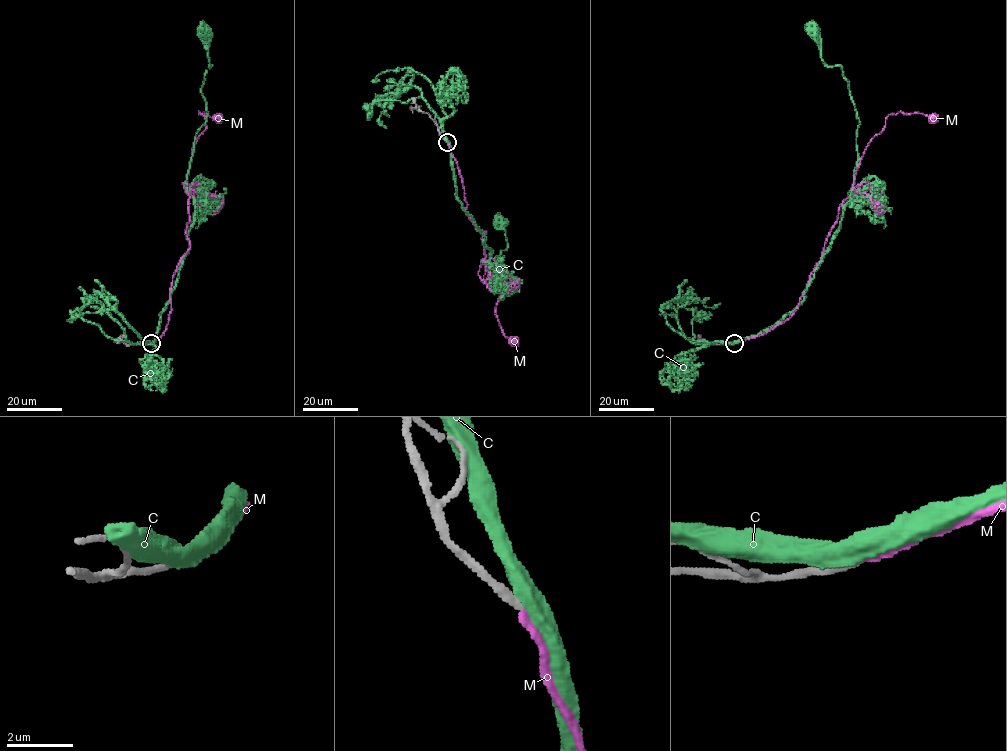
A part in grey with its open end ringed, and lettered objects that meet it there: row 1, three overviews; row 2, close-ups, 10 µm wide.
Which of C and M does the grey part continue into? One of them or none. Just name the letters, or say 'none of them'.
M

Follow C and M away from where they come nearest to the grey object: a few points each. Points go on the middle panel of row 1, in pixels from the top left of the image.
C: (447, 141), (456, 198), (485, 235), (491, 259), (481, 261), (487, 266), (502, 266), (501, 221)
M: (447, 141), (461, 178), (466, 213), (486, 232), (483, 262), (502, 291), (495, 308), (499, 325), (515, 342)

